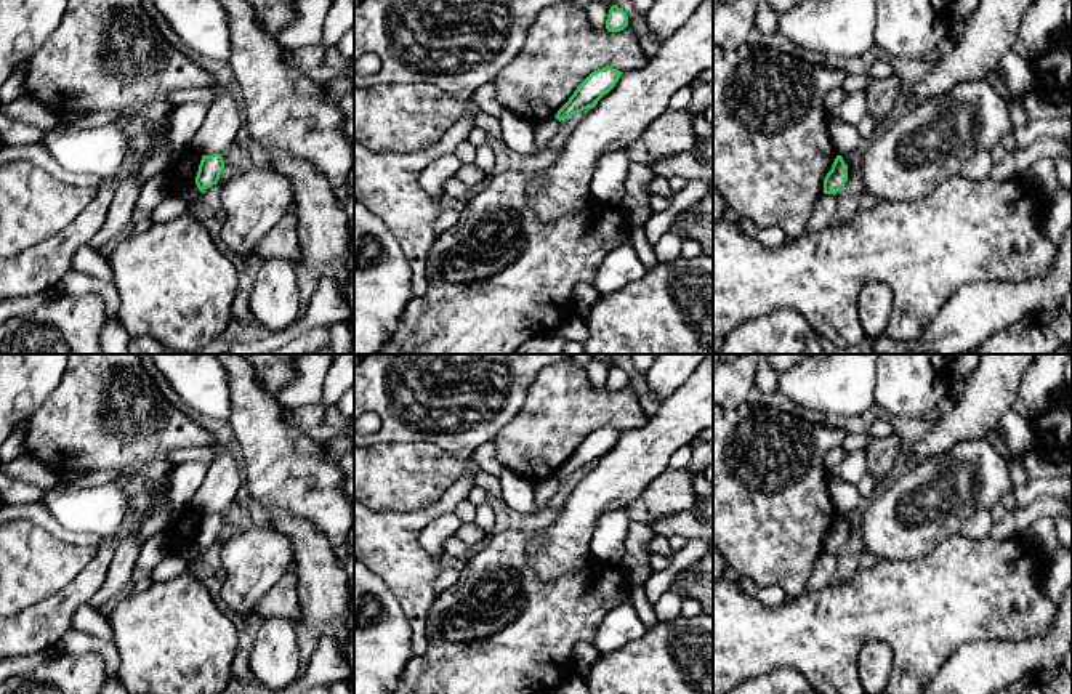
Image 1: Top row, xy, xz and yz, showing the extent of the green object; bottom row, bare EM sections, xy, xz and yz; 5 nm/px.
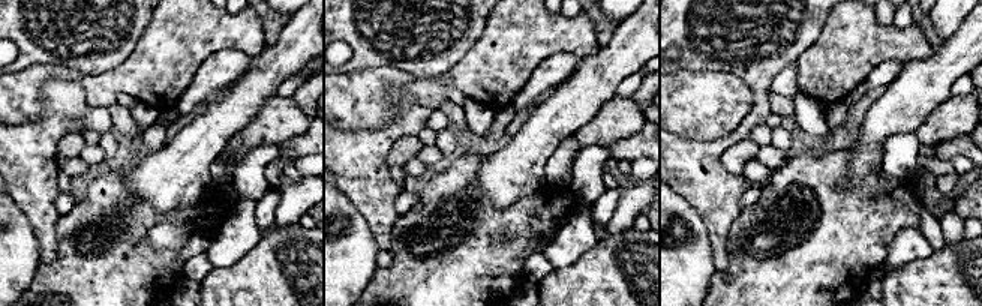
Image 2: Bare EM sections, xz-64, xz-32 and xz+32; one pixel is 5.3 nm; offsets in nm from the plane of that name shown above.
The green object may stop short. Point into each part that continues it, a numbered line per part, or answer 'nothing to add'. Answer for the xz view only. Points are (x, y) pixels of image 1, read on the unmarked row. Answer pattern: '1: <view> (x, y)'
nothing to add

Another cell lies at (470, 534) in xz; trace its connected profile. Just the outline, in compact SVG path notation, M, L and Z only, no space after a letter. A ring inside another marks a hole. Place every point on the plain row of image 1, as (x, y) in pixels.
M471 521L471 523L463 523L455 532L455 537L468 547L479 548L486 543L487 532L484 532L474 521Z

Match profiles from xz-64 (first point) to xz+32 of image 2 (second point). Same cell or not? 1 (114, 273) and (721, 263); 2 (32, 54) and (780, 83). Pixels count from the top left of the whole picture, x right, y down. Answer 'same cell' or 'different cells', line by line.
1: different cells
2: different cells

